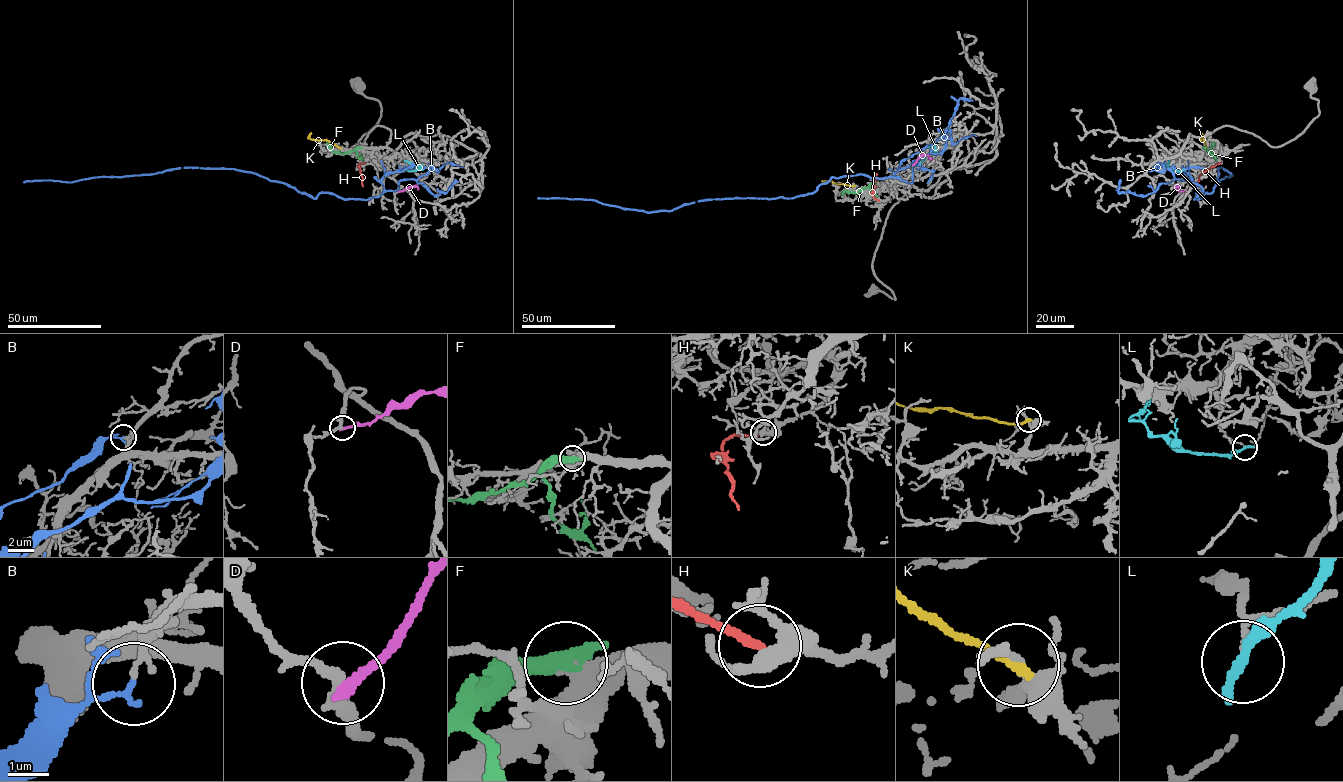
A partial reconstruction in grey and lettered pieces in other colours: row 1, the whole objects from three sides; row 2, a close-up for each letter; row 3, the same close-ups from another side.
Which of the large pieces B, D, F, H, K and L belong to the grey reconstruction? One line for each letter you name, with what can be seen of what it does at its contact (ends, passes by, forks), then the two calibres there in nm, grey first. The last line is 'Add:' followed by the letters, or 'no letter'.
Add: no letter

